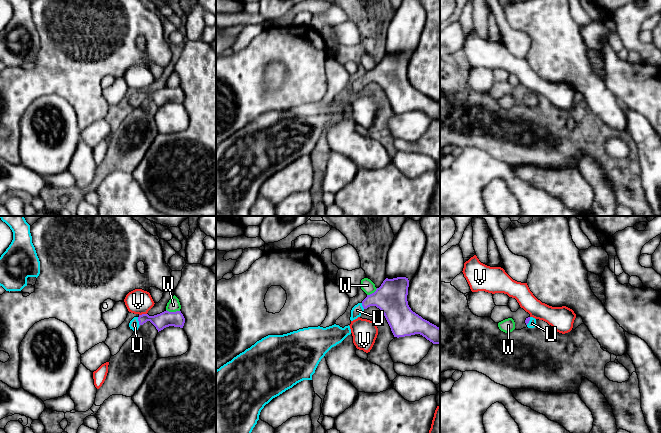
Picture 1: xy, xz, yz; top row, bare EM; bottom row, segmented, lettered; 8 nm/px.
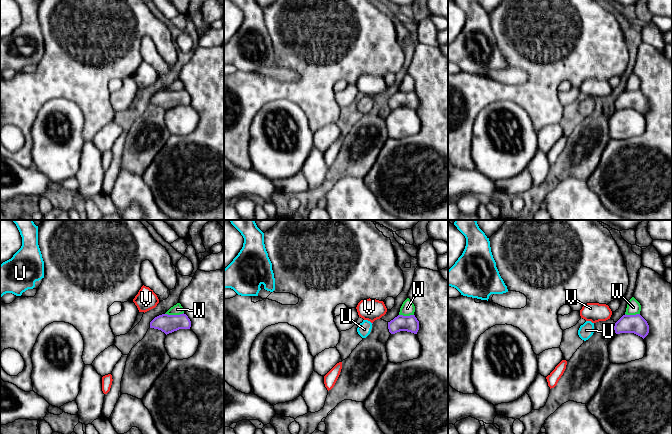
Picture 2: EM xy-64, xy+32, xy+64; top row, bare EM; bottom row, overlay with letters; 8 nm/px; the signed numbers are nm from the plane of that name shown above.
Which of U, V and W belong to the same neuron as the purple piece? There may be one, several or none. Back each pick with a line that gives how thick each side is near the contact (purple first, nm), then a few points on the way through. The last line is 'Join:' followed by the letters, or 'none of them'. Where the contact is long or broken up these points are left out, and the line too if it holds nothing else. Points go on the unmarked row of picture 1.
U: 130/80 nm | across xy (165, 95), (143, 94), (138, 96), (134, 99)
Join: U

